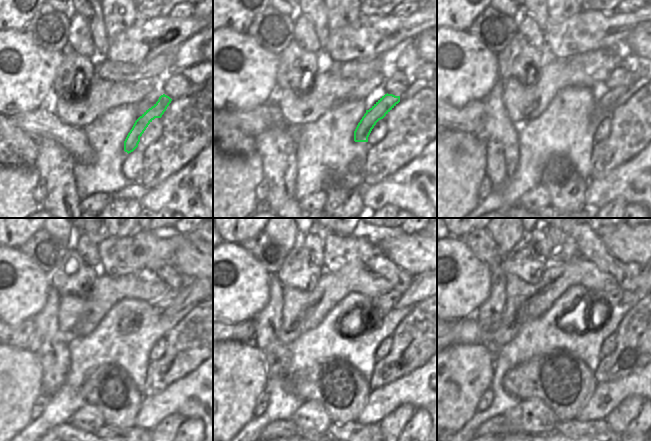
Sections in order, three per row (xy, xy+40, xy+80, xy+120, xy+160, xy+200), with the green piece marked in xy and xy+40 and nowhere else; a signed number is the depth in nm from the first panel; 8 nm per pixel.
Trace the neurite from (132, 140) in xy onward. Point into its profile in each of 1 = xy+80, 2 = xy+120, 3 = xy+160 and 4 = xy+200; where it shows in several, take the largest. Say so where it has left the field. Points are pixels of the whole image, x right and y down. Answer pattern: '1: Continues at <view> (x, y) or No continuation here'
1: Continues at xy+80 (607, 104)
2: Continues at xy+120 (192, 292)
3: Continues at xy+160 (416, 293)
4: Continues at xy+200 (640, 292)

